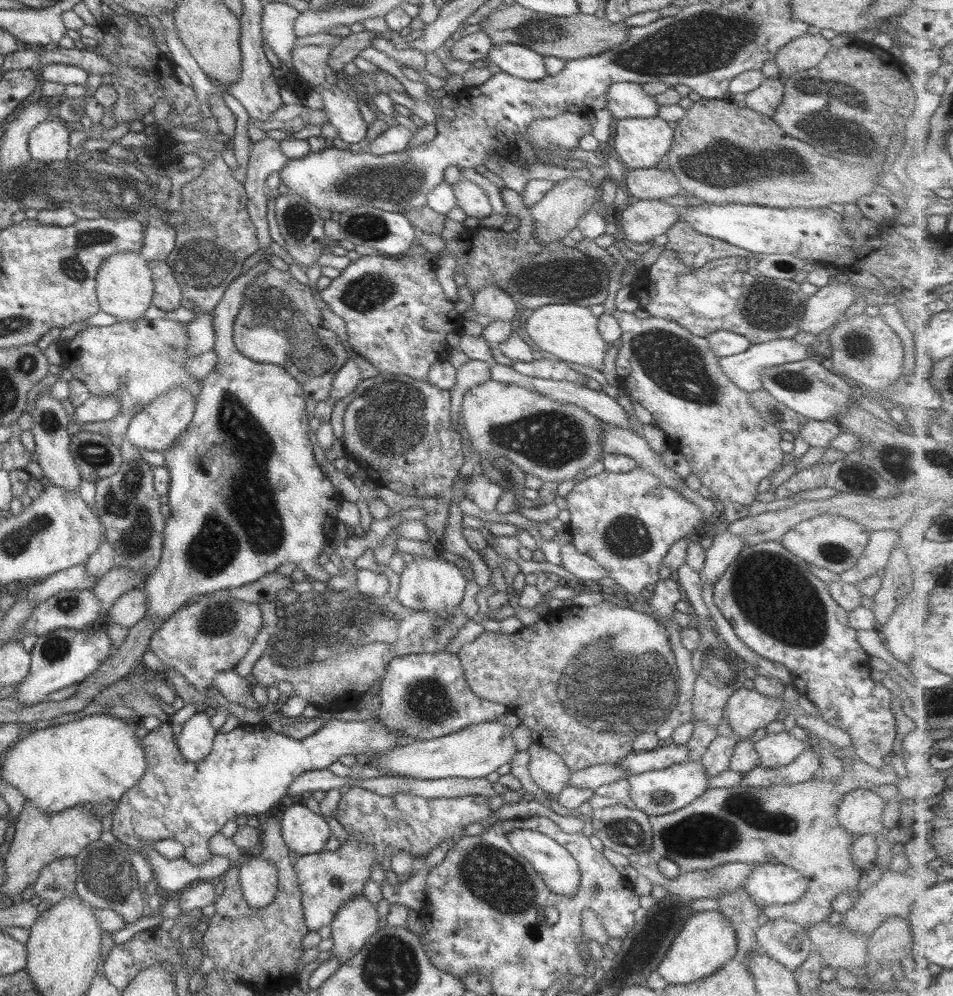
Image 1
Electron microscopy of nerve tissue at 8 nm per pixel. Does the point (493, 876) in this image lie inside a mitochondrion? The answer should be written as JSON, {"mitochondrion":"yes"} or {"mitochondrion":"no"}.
{"mitochondrion":"yes"}

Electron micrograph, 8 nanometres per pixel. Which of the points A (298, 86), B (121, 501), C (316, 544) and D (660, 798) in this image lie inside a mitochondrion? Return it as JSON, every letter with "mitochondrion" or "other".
{"A":"other","B":"mitochondrion","C":"other","D":"mitochondrion"}

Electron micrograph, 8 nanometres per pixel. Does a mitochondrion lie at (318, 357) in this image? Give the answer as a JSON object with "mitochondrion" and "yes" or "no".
{"mitochondrion":"yes"}

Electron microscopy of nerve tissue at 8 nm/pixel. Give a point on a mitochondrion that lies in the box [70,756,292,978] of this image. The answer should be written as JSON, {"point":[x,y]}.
{"point":[100,875]}

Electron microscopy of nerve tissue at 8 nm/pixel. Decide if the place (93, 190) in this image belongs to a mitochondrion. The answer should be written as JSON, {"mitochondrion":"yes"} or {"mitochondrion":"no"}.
{"mitochondrion":"yes"}

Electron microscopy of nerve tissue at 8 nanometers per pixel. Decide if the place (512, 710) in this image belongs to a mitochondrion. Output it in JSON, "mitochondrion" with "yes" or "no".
{"mitochondrion":"no"}

